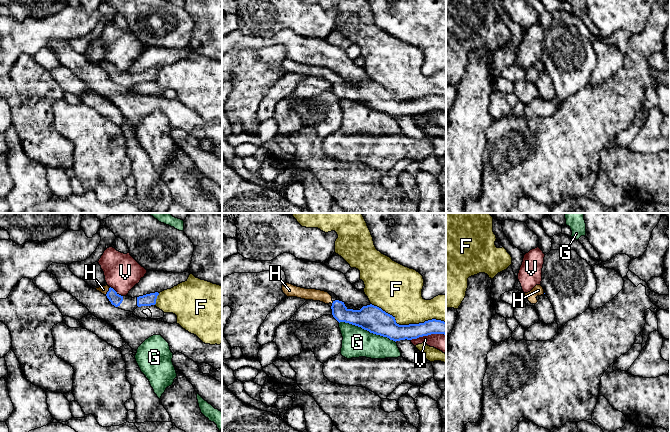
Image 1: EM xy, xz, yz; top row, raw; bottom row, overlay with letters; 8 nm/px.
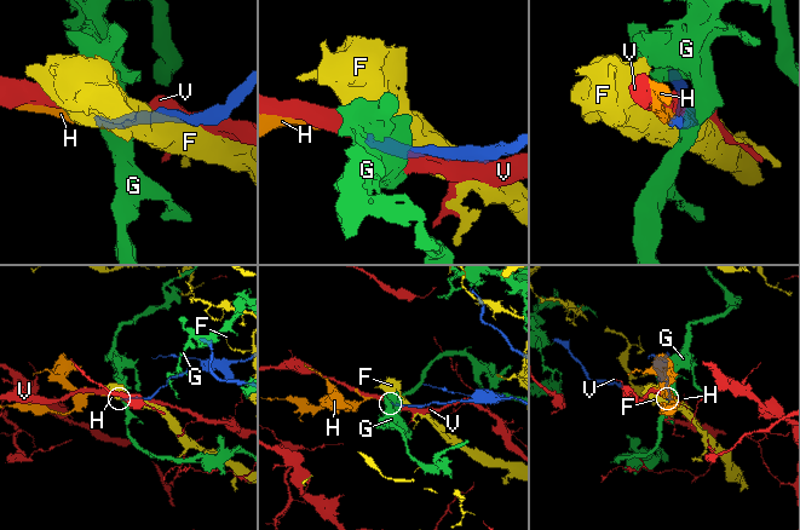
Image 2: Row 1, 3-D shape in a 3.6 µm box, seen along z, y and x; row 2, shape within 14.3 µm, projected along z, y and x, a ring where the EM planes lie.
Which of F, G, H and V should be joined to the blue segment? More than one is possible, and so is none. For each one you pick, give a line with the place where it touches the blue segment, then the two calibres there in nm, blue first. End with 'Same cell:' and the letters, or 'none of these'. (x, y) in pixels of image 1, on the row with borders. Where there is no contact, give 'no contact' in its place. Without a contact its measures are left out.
H: contact xy (108, 291); calibres 90 and 60 nm
Same cell: H

